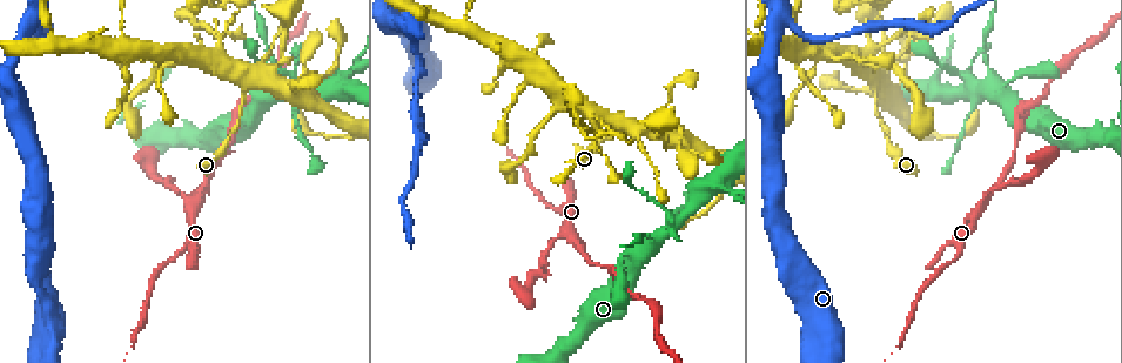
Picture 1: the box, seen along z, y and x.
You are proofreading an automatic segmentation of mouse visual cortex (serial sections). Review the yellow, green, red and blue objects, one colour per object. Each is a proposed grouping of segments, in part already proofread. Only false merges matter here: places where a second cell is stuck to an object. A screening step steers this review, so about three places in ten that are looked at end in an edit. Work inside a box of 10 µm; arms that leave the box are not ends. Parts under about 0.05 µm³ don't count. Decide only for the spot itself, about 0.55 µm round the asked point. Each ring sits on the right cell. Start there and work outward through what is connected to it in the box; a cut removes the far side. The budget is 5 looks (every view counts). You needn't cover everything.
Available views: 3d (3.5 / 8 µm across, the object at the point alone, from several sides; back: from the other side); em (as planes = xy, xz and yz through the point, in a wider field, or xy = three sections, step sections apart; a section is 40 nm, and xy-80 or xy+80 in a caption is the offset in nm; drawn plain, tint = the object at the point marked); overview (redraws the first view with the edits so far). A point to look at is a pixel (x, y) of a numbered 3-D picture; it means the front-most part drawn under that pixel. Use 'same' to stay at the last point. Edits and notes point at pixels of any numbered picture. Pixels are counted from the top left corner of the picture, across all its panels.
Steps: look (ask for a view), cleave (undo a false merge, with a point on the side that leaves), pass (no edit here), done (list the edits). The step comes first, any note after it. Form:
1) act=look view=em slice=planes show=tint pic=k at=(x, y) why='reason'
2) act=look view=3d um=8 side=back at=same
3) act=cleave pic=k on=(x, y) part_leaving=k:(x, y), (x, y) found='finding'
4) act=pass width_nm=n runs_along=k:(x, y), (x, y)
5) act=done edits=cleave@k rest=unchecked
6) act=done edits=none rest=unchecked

act=look view=3d um=3.5 pic=1 at=(1002, 91) why='four arms meet'

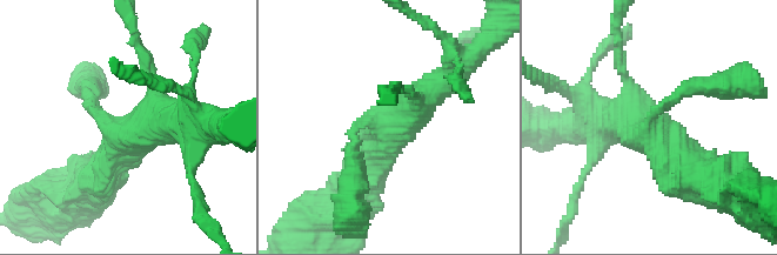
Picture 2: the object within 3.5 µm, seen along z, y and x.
act=look view=em slice=planes show=tint pic=2 at=(371, 123) why='shape alone is not enough'

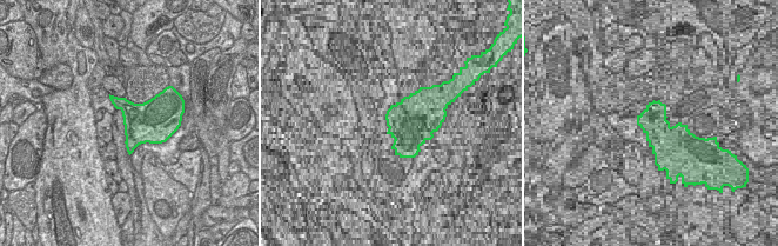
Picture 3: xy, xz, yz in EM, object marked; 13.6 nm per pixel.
act=pass arm_widths_nm=150,250,450,500 runs_along=2:(362, 182), (397, 119), (448, 78) found='all the same cell'

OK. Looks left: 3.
act=look view=3d um=3.5 pic=1 at=(599, 118) why='thick turns thin'

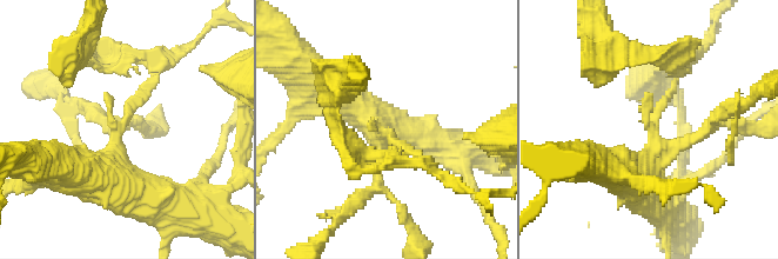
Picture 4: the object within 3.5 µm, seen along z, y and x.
act=look view=em slice=xy step=5 show=tint pic=4 at=(386, 133) arm_widths_nm=100,450 why='need the tissue'

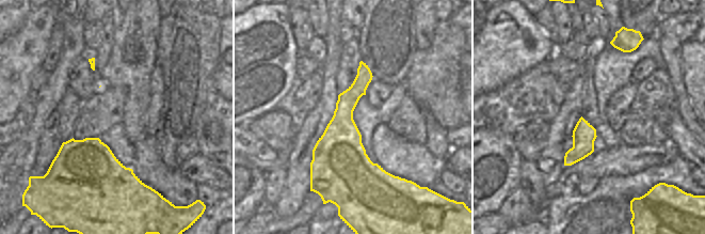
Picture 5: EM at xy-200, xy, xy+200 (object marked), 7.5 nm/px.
act=pass found='one cell here'

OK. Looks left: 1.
act=done edits=none rest=unchecked

